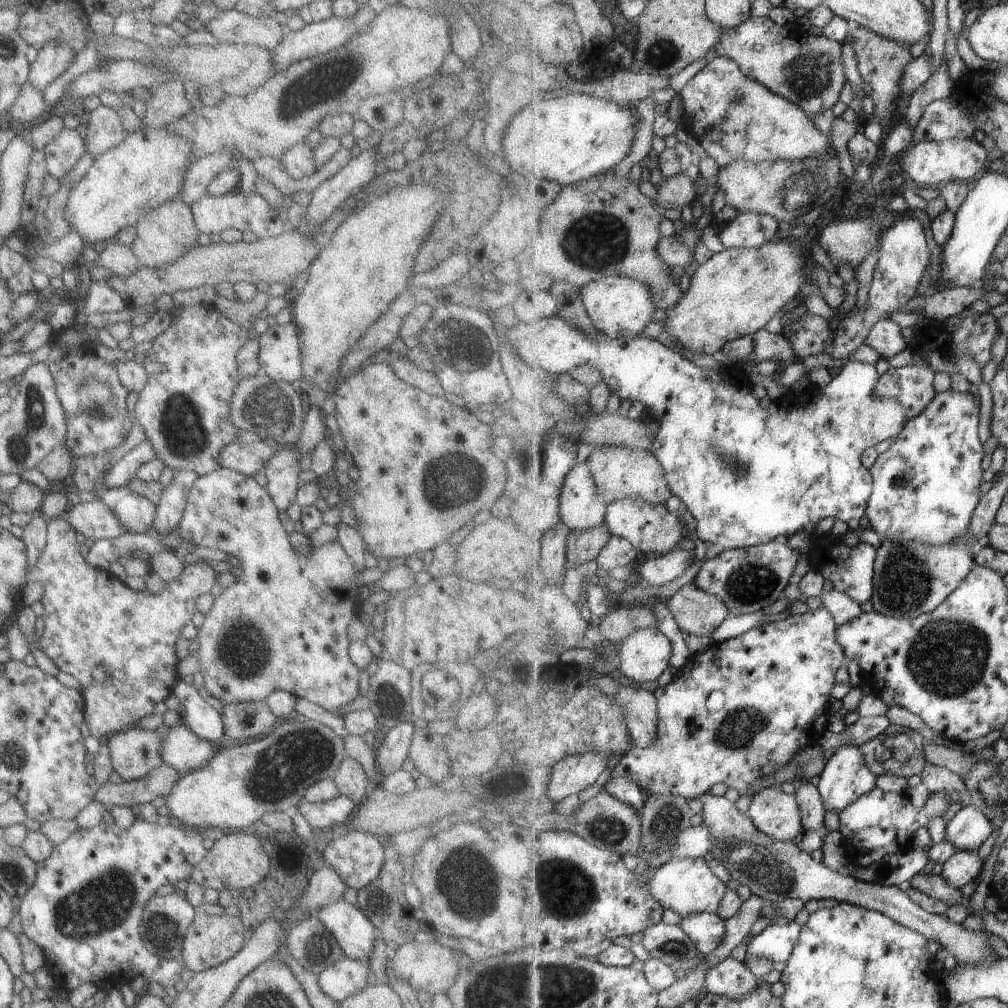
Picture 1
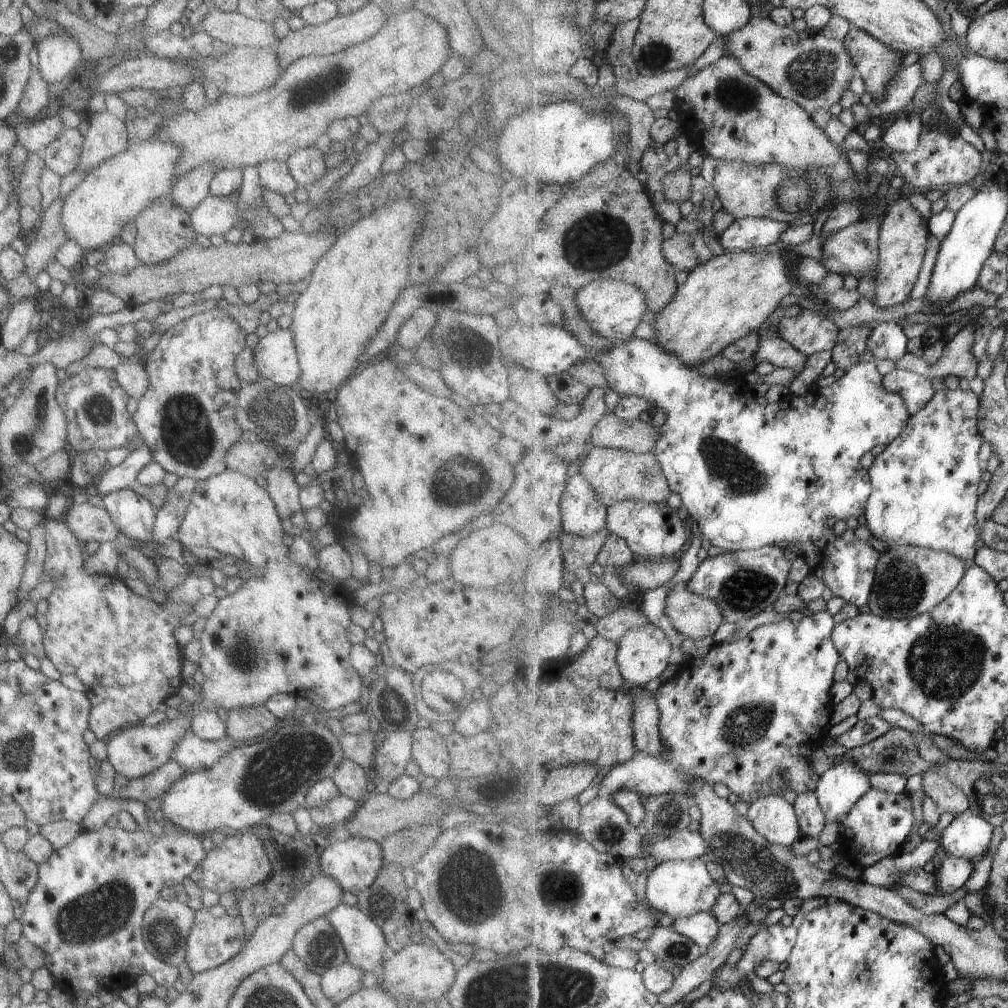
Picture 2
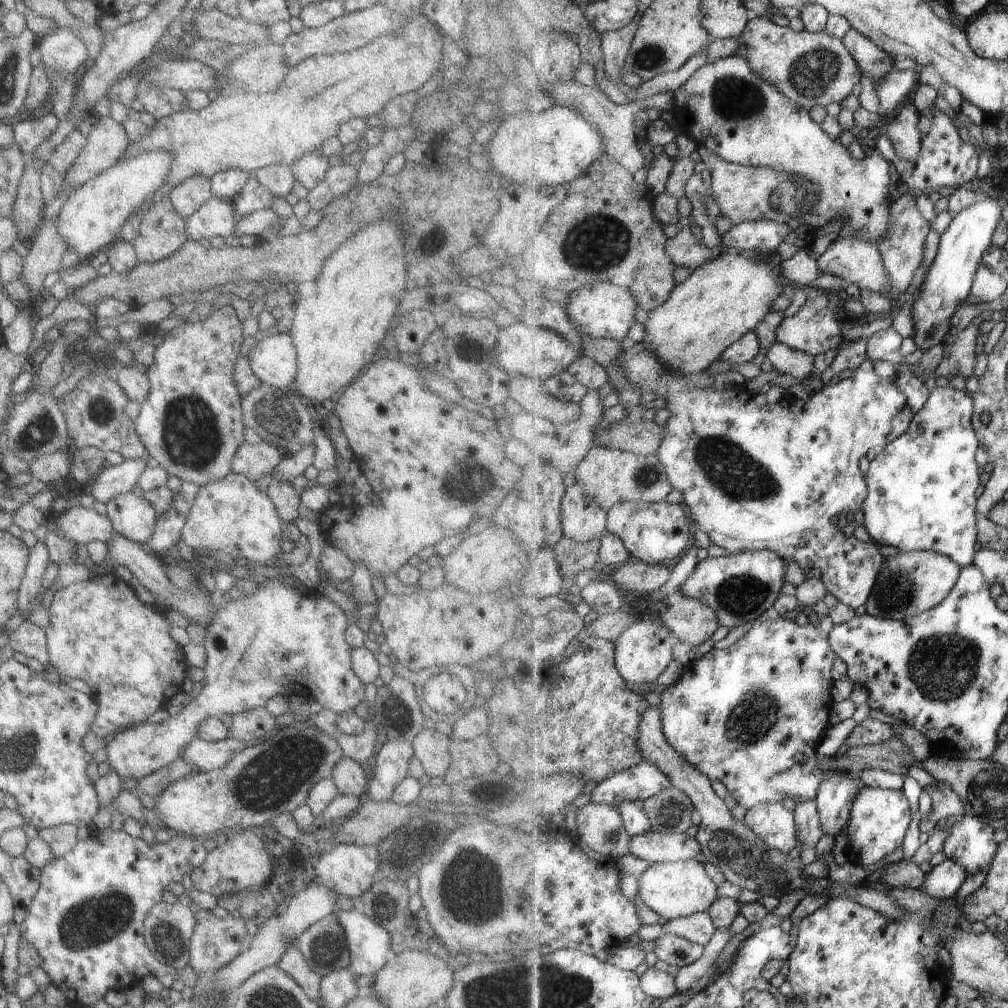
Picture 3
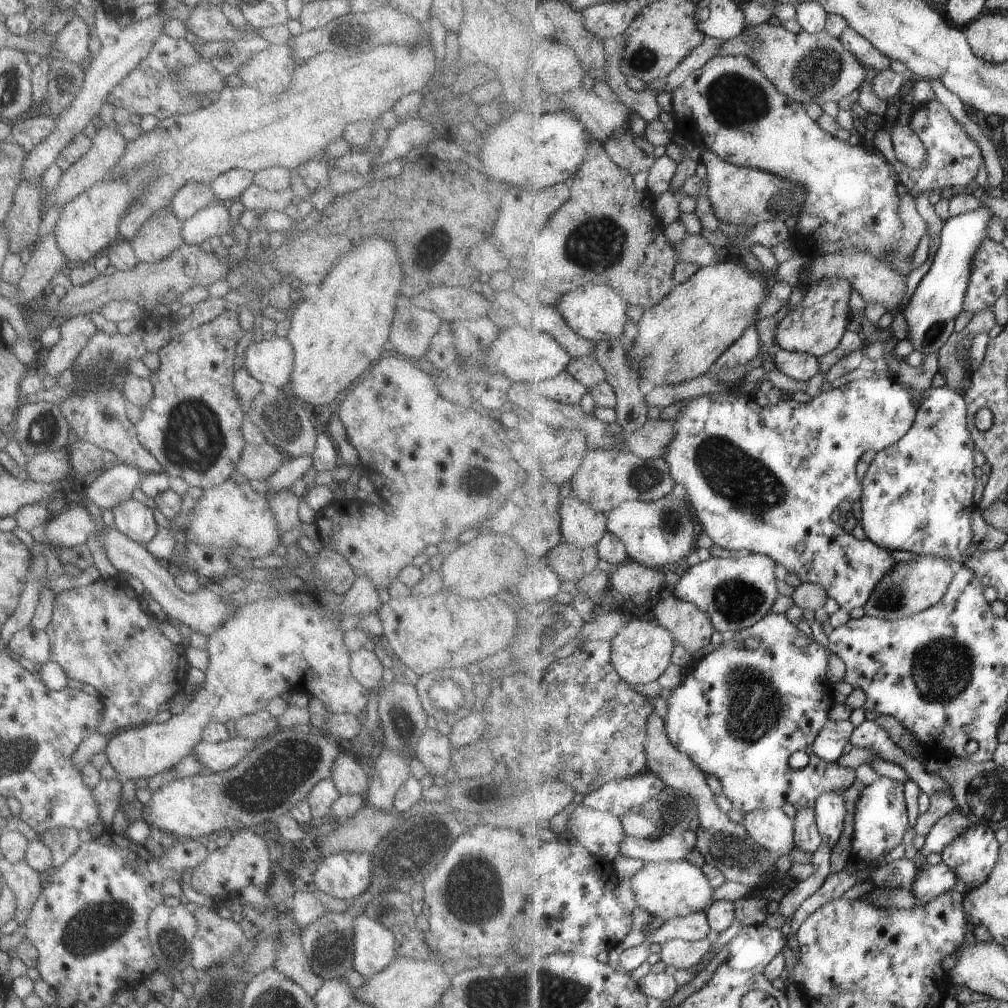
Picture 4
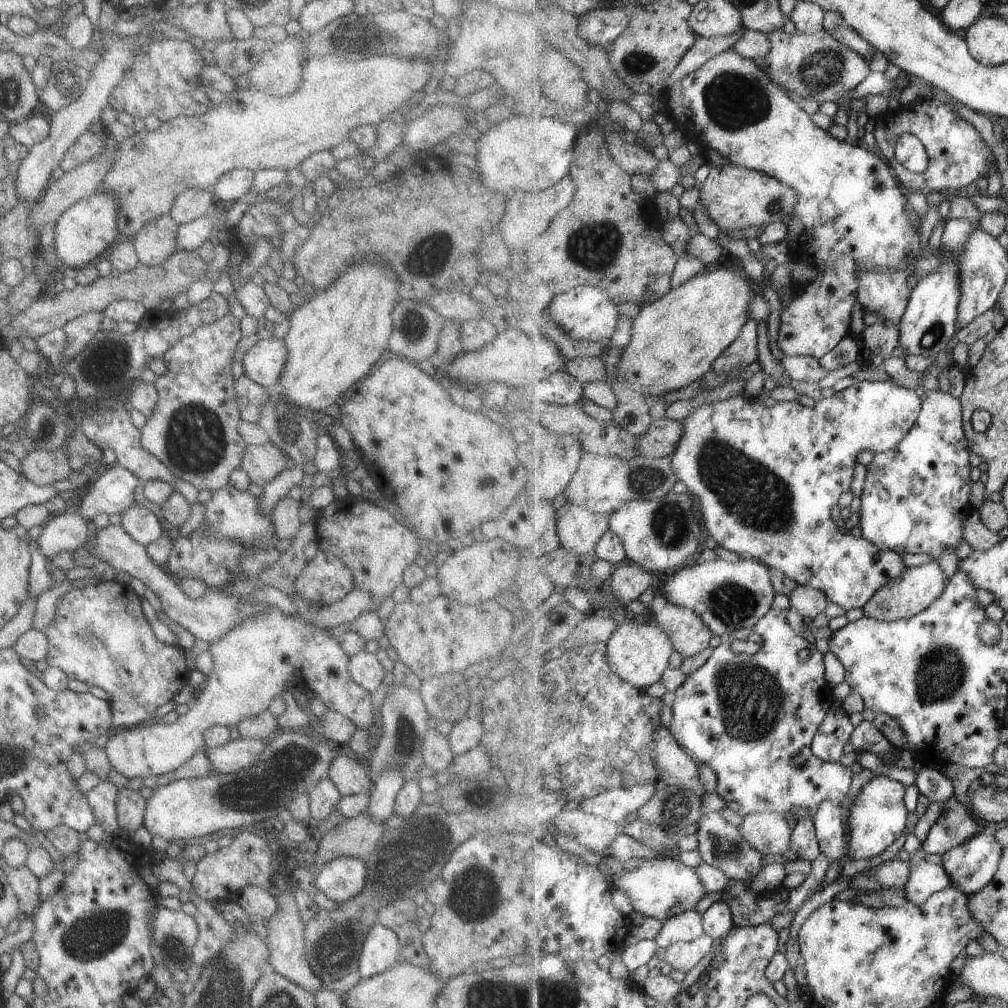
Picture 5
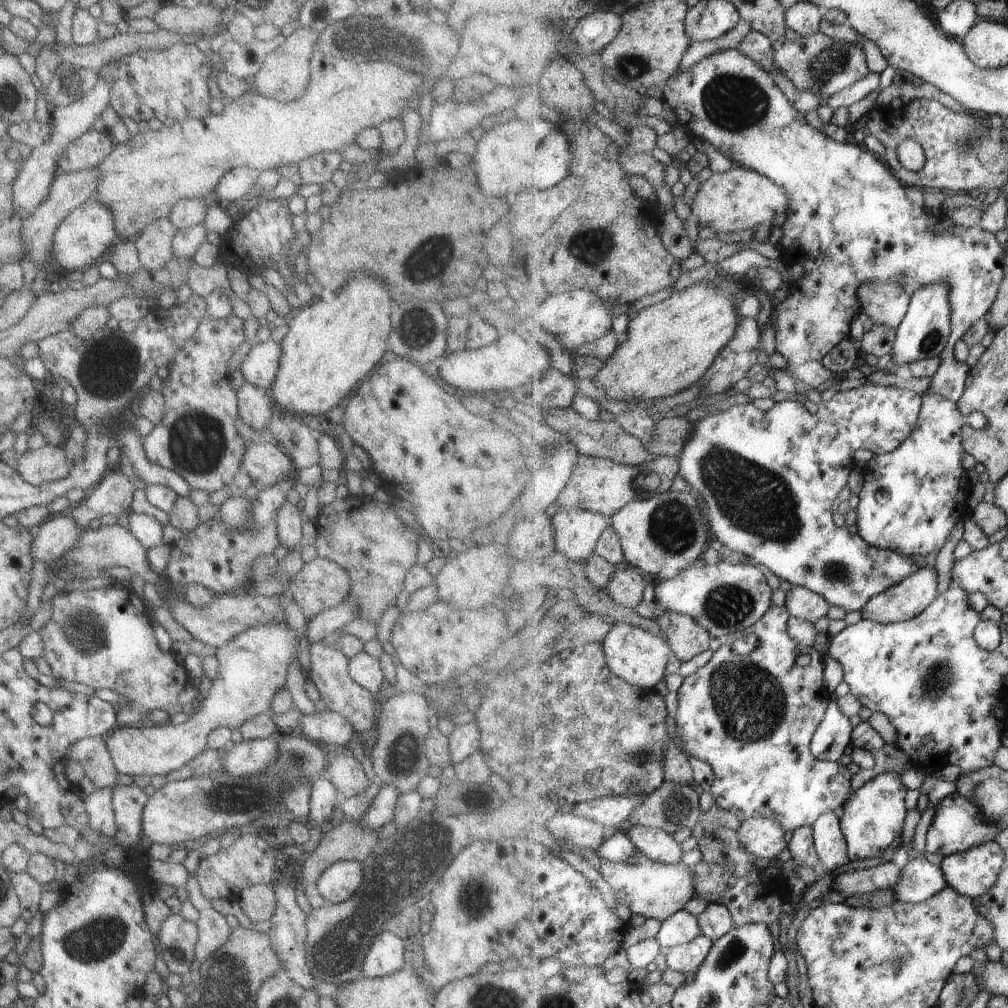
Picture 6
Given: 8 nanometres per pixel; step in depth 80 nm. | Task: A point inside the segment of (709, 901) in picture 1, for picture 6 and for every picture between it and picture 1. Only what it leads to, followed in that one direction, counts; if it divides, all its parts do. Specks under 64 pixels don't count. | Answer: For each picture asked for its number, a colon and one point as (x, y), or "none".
2: (681, 889)
3: (677, 889)
4: (668, 890)
5: (664, 888)
6: (656, 890)

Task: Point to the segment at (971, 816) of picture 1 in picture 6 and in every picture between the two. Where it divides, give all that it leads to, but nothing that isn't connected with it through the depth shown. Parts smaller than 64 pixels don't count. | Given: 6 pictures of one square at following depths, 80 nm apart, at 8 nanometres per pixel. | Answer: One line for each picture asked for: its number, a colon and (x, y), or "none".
2: (968, 835)
3: (971, 843)
4: (974, 855)
5: (973, 865)
6: (973, 873)

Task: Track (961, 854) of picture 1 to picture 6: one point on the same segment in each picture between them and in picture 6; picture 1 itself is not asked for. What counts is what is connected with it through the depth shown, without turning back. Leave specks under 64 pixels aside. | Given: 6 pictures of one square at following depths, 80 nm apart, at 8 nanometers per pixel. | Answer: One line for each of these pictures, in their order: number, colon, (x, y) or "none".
2: (954, 872)
3: (944, 880)
4: (933, 881)
5: (926, 879)
6: (921, 880)

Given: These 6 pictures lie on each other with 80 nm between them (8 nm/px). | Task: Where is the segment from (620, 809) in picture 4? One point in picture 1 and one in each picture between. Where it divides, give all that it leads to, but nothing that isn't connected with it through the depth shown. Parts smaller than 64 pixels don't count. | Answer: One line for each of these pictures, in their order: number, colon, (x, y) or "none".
1: (777, 678)
2: (773, 687)
3: (641, 782)

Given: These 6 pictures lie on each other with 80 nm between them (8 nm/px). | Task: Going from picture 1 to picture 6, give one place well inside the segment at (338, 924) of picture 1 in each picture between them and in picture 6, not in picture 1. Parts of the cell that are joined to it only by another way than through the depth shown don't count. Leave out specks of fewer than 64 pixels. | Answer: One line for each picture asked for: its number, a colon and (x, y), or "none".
2: (361, 940)
3: (367, 943)
4: (372, 945)
5: (378, 952)
6: (384, 955)

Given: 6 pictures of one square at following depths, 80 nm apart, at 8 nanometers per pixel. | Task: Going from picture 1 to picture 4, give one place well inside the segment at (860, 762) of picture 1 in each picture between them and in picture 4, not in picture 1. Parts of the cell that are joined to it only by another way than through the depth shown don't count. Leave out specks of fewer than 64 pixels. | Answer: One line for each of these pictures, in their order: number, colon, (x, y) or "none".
2: (839, 789)
3: (836, 796)
4: (830, 809)

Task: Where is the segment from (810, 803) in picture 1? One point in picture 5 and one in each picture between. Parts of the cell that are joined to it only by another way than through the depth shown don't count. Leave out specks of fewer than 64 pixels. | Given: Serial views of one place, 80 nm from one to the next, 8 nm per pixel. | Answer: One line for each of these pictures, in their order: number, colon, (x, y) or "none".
2: (812, 820)
3: (809, 830)
4: (808, 838)
5: (805, 843)

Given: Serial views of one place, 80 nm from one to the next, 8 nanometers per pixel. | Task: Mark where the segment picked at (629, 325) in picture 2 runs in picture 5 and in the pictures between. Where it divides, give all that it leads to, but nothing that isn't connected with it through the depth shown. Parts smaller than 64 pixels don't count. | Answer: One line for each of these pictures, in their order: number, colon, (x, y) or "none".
3: (604, 310)
4: (597, 312)
5: (587, 313)

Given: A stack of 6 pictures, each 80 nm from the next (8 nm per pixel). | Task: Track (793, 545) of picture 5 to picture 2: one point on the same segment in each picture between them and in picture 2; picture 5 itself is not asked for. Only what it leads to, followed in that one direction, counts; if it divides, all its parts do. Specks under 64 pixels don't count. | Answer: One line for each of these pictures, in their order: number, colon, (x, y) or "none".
2: (751, 476)
3: (771, 477)
4: (766, 479)

